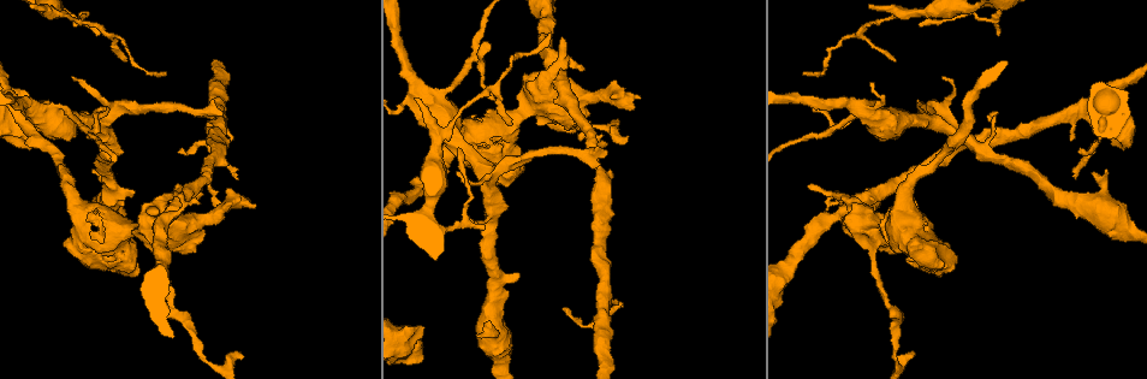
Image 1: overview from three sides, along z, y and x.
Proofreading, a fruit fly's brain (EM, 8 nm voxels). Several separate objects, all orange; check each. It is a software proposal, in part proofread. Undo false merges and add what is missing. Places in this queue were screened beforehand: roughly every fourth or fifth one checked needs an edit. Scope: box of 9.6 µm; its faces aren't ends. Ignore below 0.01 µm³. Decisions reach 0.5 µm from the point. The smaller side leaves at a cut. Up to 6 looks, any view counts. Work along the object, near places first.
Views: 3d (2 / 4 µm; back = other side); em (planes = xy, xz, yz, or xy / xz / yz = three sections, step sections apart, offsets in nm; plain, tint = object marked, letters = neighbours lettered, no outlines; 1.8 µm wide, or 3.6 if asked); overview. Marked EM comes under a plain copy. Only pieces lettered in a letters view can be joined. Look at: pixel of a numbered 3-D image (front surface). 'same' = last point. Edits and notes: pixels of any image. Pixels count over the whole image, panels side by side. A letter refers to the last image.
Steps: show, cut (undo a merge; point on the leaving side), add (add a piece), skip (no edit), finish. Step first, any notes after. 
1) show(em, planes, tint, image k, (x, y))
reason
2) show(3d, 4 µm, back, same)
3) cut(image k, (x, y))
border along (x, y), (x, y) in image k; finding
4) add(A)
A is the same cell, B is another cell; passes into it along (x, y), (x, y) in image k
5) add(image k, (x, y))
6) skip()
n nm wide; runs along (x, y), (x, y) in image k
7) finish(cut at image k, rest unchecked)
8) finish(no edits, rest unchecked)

show(3d, 2 µm, image 1, (471, 60))
abrupt turn

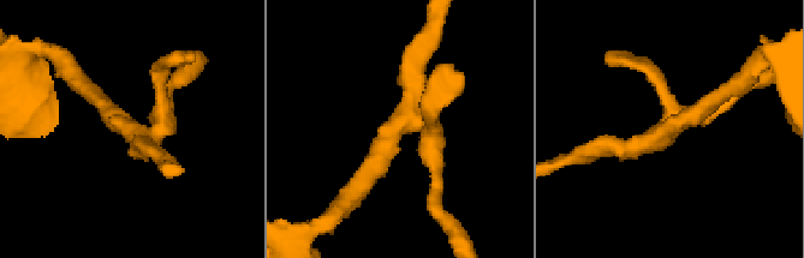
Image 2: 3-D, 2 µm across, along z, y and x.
show(em, planes, tint, image 2, (130, 130))

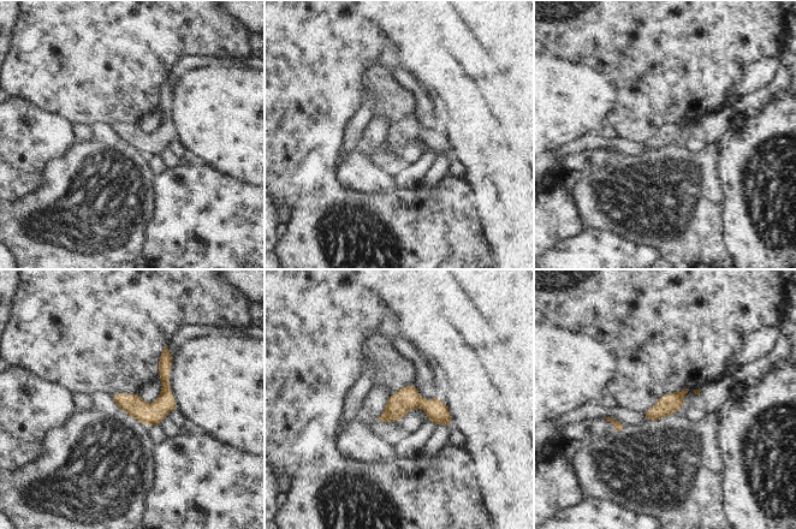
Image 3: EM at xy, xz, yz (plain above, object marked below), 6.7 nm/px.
show(em, planes, letters, same)

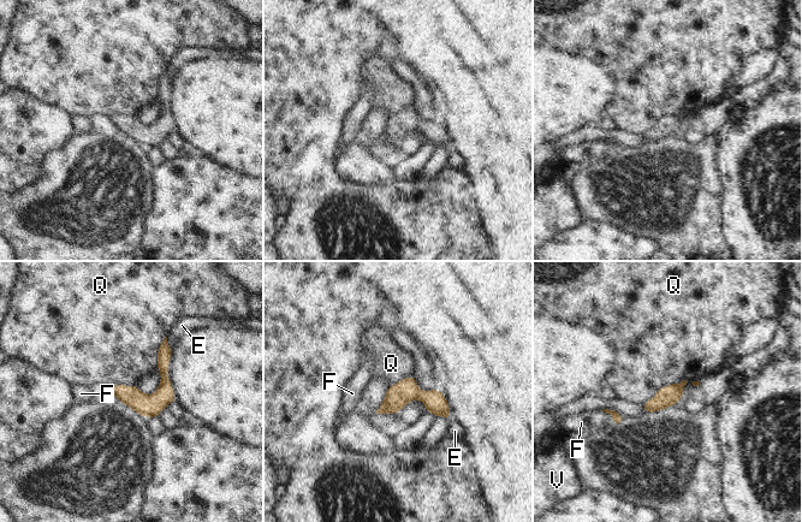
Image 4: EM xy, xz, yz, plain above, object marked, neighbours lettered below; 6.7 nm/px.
skip()
Q touches over 340 nm; E, F, Q and V are other cells; all the same neuron

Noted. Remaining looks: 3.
show(3d, 2 µm, back, image 1, (177, 192))
calibre changes

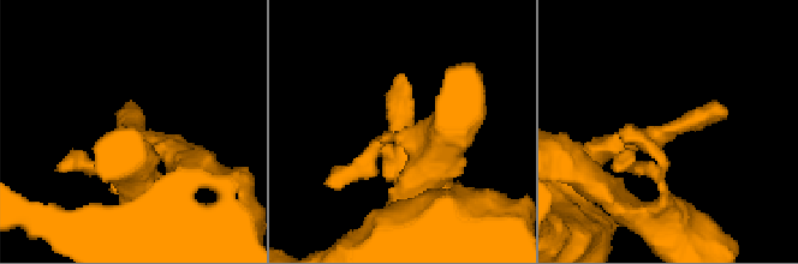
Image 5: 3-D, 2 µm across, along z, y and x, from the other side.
show(em, 3.6 µm, planes, letters, image 5, (638, 136))
shape alone is not enough

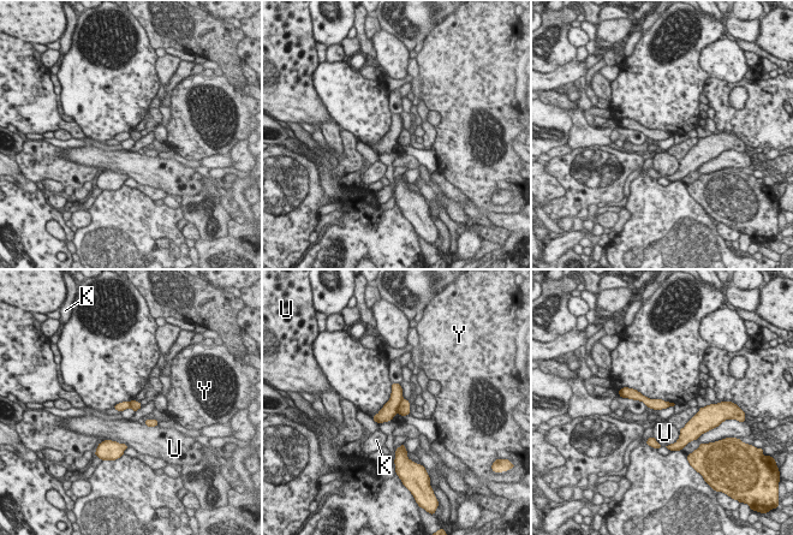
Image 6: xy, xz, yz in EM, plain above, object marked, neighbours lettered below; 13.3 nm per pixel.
cut(image 6, (404, 405))
130 nm wide; K, U and Y are other cells; border along (403, 398), (397, 412) in image 6; a second neuron is stuck on

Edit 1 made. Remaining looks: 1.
finish(cut at image 6, rest unchecked)

